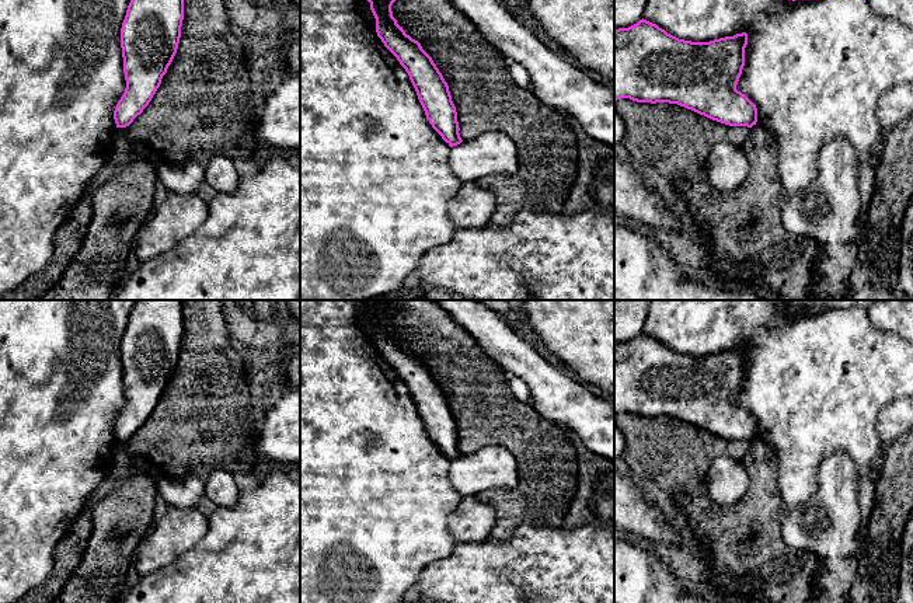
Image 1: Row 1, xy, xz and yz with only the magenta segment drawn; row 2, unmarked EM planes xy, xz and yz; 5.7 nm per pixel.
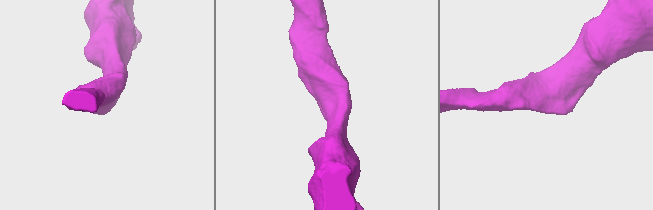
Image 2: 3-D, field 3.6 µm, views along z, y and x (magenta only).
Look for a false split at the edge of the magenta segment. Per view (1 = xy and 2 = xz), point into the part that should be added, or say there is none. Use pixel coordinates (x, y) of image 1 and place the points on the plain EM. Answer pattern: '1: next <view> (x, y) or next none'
1: next none
2: next none

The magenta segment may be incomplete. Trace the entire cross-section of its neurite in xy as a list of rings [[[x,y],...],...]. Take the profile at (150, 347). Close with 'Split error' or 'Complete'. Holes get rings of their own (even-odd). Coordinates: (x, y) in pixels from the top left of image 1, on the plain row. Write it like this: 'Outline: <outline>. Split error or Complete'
Outline: [[[136,300],[121,342],[126,402],[114,425],[116,442],[129,440],[151,415],[177,367],[182,334],[182,300]]]. Complete

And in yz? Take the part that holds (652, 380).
Outline: [[[647,334],[614,344],[614,415],[677,418],[729,440],[752,442],[757,436],[756,419],[736,398],[745,380],[748,348],[710,356],[679,353]]]. Complete

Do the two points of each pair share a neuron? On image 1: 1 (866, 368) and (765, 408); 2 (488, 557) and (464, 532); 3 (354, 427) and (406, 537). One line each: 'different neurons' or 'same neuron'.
1: same neuron
2: different neurons
3: same neuron

